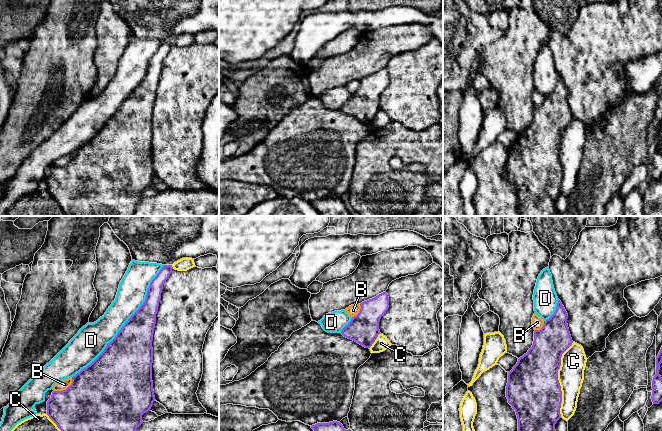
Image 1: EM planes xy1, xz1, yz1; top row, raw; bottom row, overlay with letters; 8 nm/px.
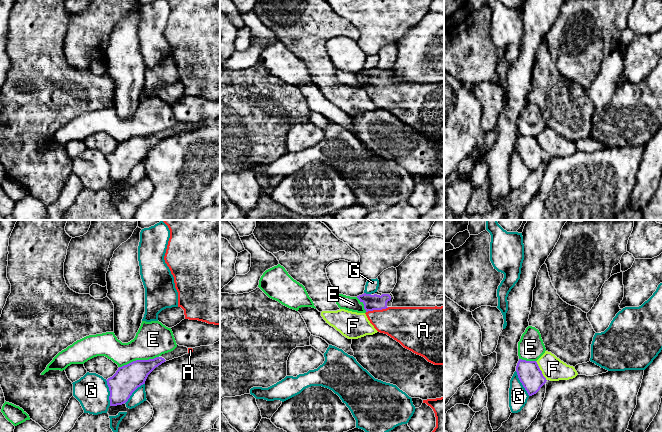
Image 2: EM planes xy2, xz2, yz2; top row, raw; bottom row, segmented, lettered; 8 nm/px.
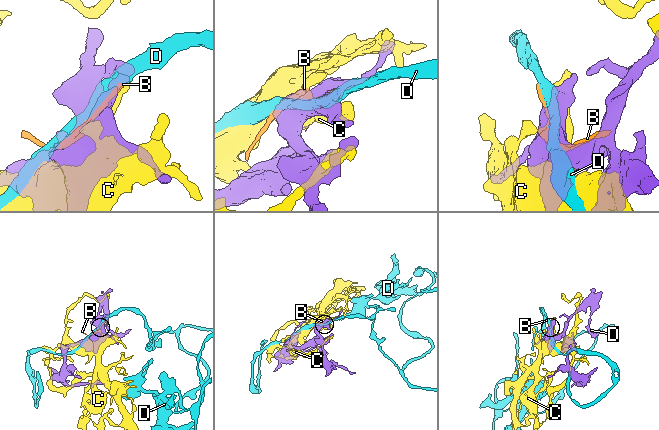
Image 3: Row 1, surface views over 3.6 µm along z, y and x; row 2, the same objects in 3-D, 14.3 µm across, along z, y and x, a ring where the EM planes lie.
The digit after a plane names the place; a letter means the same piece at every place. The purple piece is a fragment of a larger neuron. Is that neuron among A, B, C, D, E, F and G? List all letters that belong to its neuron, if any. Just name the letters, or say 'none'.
A

